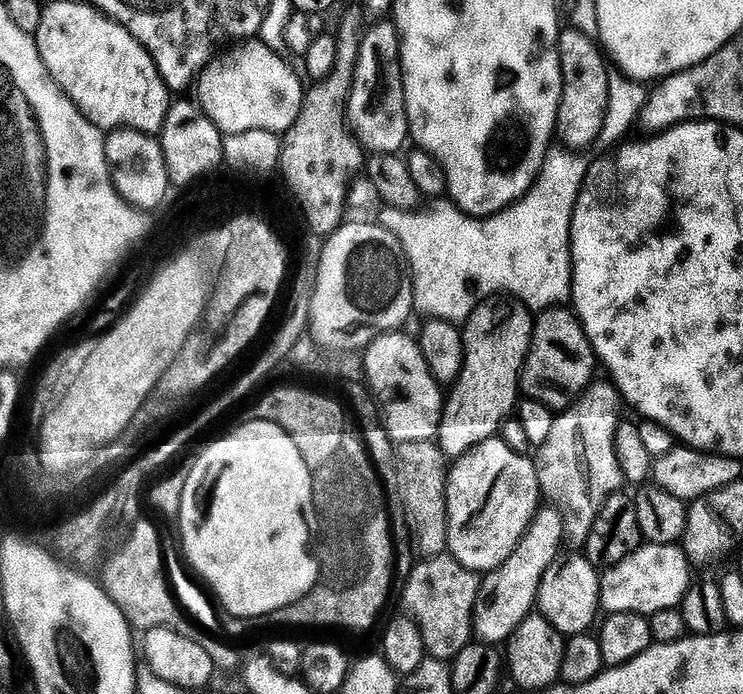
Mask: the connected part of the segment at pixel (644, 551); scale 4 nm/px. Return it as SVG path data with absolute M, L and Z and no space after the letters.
M650 544L631 552L620 564L611 565L600 577L600 602L608 614L631 613L651 618L654 613L680 608L693 583L690 567L680 544Z

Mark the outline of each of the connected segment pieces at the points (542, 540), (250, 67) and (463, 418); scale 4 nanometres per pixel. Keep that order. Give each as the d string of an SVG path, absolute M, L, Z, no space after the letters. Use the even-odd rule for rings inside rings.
M541 507L536 515L540 520L533 518L523 540L504 564L483 577L472 615L472 627L477 641L493 646L503 645L514 634L514 630L518 630L521 622L533 615L537 607L542 578L548 567L556 563L561 555L560 544L562 548L565 539L564 523L555 508Z
M256 42L237 43L225 56L217 55L205 64L194 84L195 103L228 138L240 136L243 132L288 132L304 105L305 85L300 85L291 66L283 60L284 56L267 43L252 43Z
M512 298L483 300L469 314L462 328L464 368L440 417L438 443L445 456L464 456L484 440L495 437L500 423L511 412L513 415L522 392L520 372L532 341L533 323L533 313Z

